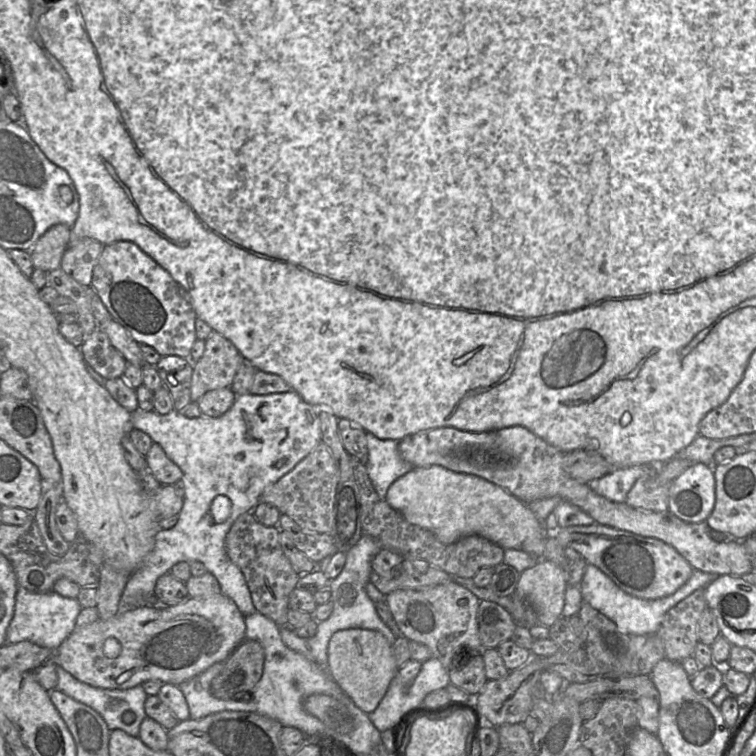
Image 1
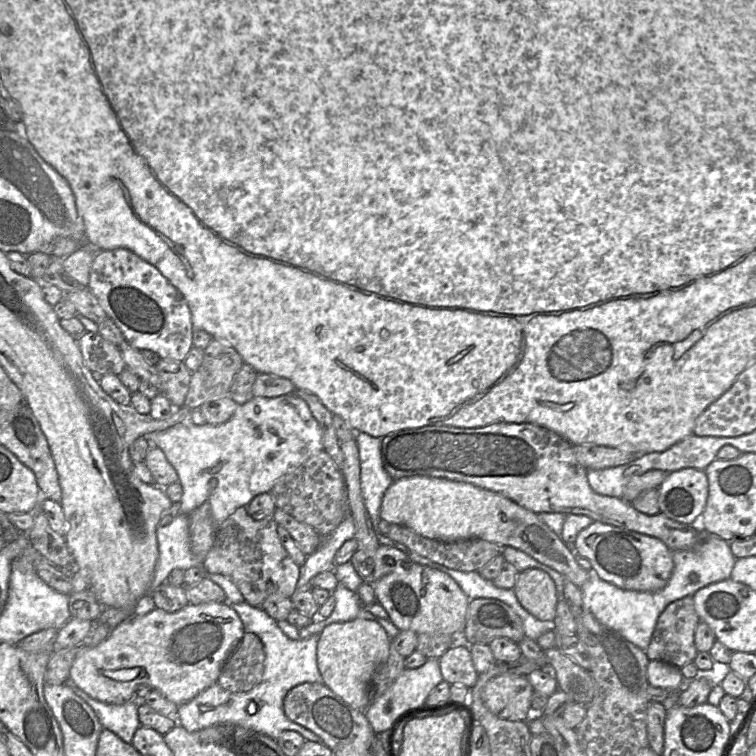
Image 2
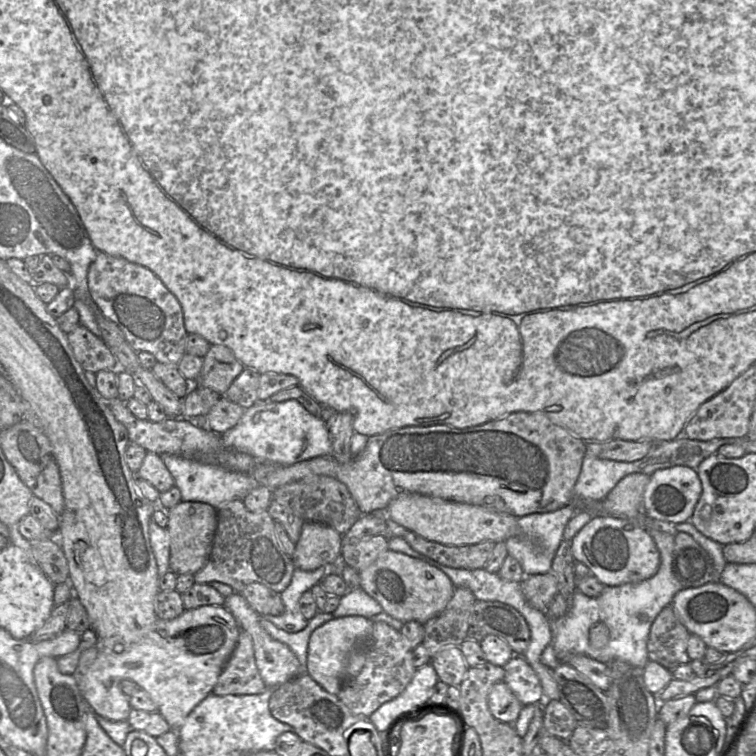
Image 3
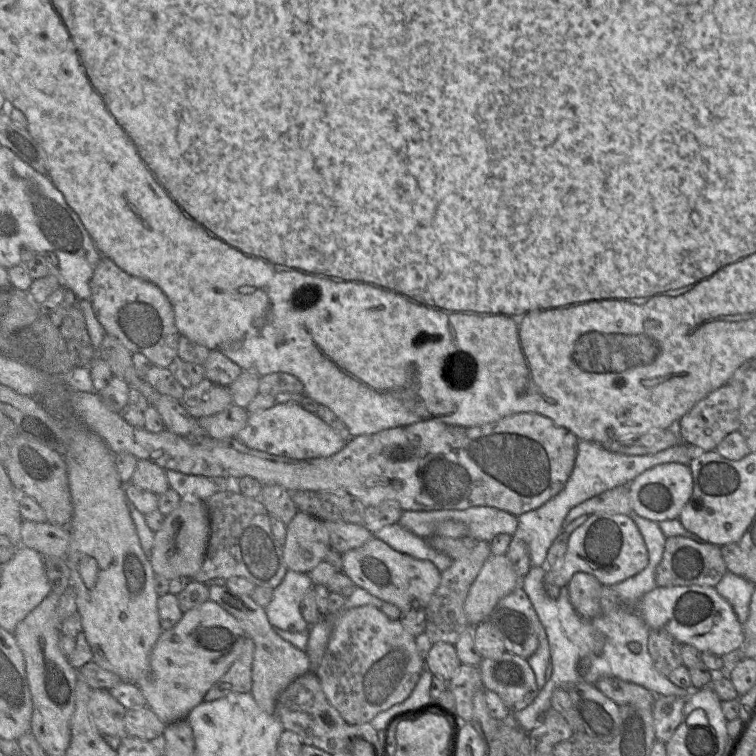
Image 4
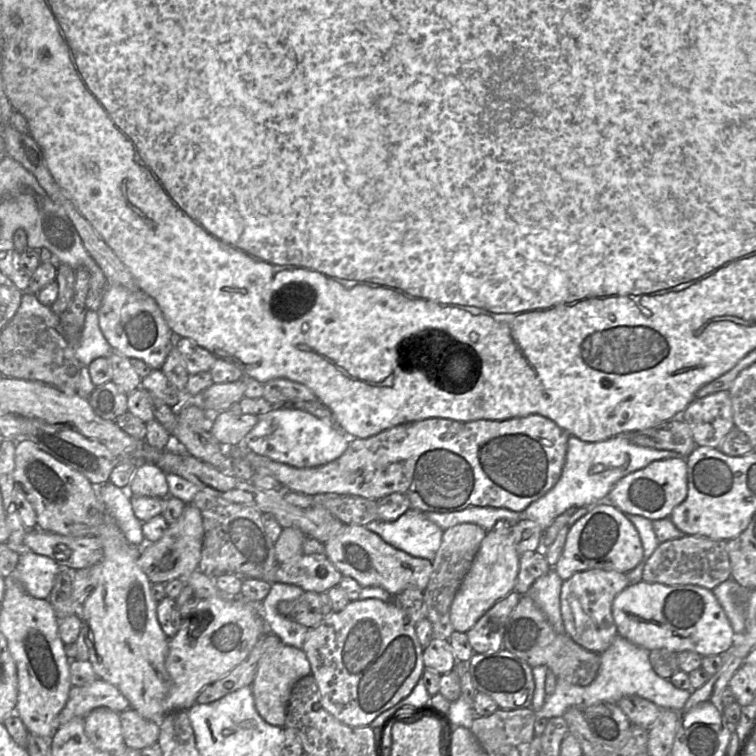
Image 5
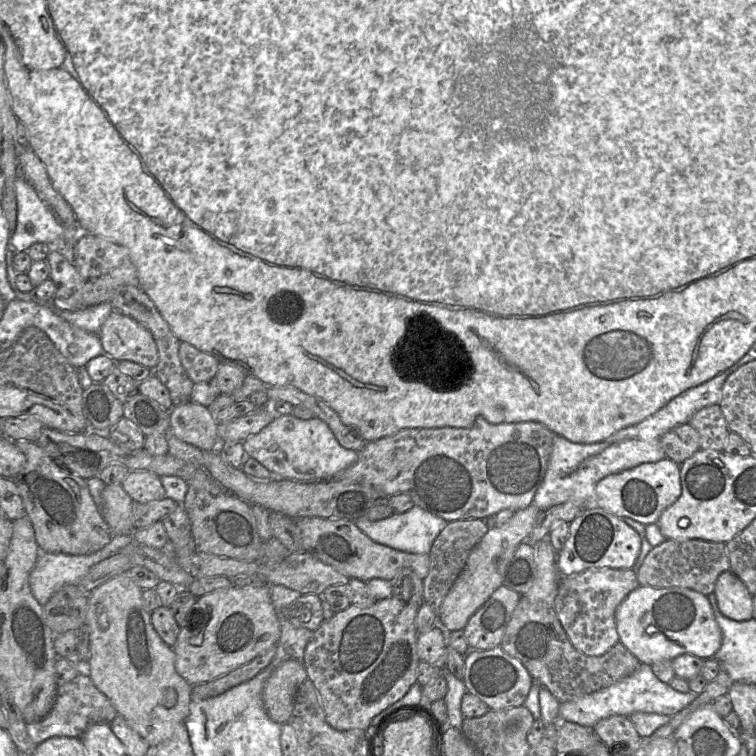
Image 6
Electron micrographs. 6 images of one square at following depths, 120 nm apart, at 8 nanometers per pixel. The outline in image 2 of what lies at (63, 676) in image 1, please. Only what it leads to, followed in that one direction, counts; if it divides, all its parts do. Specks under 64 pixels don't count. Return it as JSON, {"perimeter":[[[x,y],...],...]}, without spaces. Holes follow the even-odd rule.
{"perimeter":[[[71,682],[67,684],[71,685],[75,691],[75,693],[81,697],[87,704],[94,710],[95,714],[97,715],[101,725],[104,729],[108,729],[115,734],[117,734],[124,742],[131,744],[133,736],[136,730],[141,726],[138,717],[138,706],[139,702],[137,700],[129,701],[125,704],[107,704],[101,701],[98,701],[92,697],[90,697],[87,693],[83,690],[79,689],[78,687],[74,686]]]}

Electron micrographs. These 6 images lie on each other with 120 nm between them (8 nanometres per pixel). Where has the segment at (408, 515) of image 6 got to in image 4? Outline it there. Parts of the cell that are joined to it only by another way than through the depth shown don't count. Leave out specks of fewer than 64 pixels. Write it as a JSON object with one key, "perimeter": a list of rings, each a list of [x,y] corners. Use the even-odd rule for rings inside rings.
{"perimeter":[[[398,523],[383,527],[374,533],[374,536],[400,553],[415,559],[431,561],[441,573],[452,564],[453,559],[434,550],[427,543],[426,538],[415,535]]]}

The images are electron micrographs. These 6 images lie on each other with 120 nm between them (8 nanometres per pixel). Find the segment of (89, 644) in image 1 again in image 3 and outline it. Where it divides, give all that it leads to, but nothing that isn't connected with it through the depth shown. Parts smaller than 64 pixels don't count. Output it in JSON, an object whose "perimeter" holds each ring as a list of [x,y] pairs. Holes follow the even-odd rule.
{"perimeter":[[[206,605],[185,610],[172,620],[157,619],[140,642],[129,645],[122,652],[107,648],[99,650],[92,665],[79,679],[79,690],[96,715],[112,721],[123,721],[128,719],[132,707],[120,684],[122,680],[132,680],[150,695],[171,729],[178,730],[196,705],[212,693],[224,665],[236,647],[240,631],[236,619],[224,606]]]}

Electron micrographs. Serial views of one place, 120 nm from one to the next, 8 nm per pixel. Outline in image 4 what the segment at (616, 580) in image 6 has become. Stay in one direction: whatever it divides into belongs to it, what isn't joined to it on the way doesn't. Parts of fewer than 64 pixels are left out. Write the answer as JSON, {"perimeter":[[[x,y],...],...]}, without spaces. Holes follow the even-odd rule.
{"perimeter":[[[577,572],[570,579],[567,588],[569,600],[575,611],[585,619],[603,614],[600,605],[601,582],[593,575]]]}

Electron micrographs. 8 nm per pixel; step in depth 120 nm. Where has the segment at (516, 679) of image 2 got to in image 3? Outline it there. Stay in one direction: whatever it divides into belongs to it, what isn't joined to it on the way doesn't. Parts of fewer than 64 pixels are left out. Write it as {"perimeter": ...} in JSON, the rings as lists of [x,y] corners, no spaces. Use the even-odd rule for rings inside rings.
{"perimeter":[[[503,681],[490,688],[487,703],[492,715],[507,724],[513,724],[517,720],[524,706]]]}

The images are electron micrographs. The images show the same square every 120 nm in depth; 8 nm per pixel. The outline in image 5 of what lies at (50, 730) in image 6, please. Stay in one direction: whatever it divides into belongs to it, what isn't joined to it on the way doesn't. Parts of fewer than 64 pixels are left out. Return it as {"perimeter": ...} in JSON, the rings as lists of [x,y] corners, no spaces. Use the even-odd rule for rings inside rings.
{"perimeter":[[[98,678],[88,686],[71,687],[68,700],[56,717],[56,729],[75,717],[85,718],[98,707],[106,707],[118,713],[131,708],[117,687]]]}

